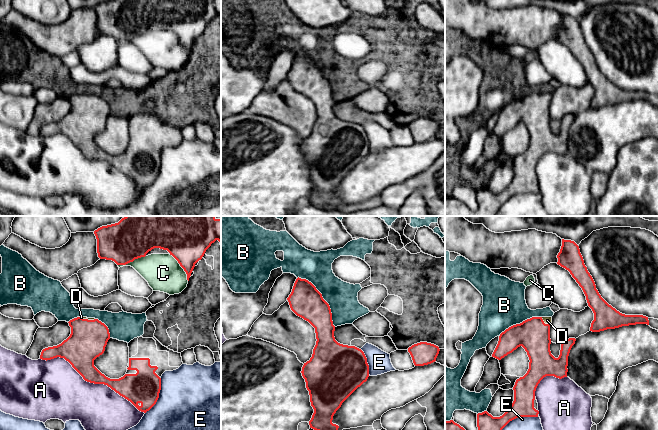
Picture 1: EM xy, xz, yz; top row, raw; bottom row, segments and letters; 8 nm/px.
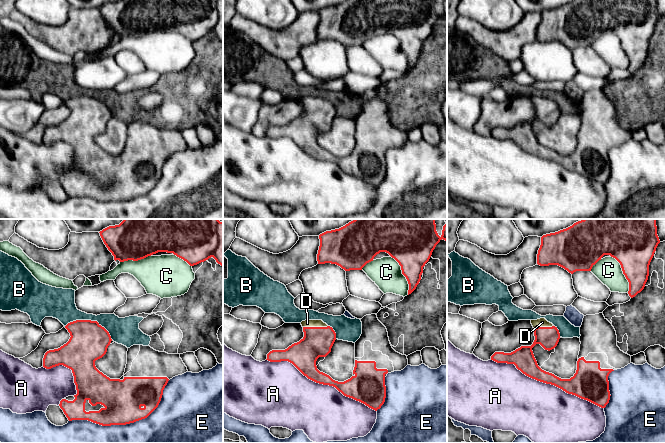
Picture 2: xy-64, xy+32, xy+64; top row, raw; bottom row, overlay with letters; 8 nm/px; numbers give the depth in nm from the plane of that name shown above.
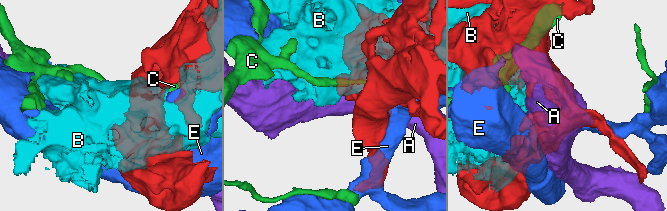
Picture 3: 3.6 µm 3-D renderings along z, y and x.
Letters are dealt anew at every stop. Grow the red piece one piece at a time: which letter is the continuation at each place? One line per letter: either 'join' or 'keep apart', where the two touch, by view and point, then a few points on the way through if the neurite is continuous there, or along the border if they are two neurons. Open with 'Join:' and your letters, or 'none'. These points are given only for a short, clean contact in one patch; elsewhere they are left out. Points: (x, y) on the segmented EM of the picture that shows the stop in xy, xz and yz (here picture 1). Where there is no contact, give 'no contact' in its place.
Join: D
A: keep apart; contact xy (92, 382)
B: keep apart; contact xz (322, 298)
C: keep apart; contact xy (181, 266)
D: join; contact yz (544, 323); way yz (533, 334), (544, 323), (547, 320)
E: keep apart; contact xy (158, 396)

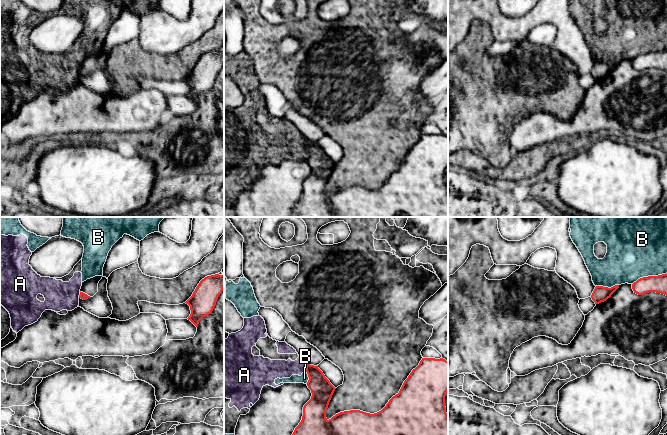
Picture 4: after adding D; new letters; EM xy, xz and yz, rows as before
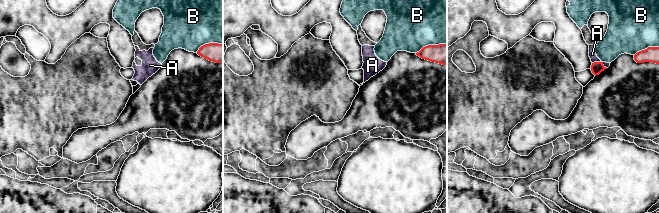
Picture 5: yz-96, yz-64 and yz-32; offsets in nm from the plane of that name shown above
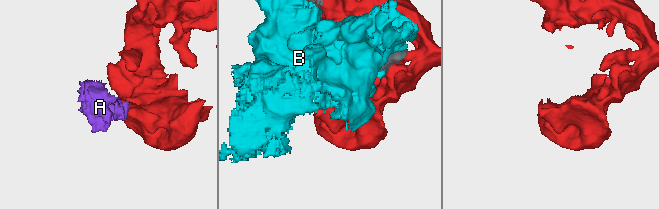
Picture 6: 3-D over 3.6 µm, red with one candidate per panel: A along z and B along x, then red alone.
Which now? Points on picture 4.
Join: none
A: keep apart; contact xz (306, 367); border xz (307, 364), (305, 369)
B: keep apart; contact yz (649, 276)

